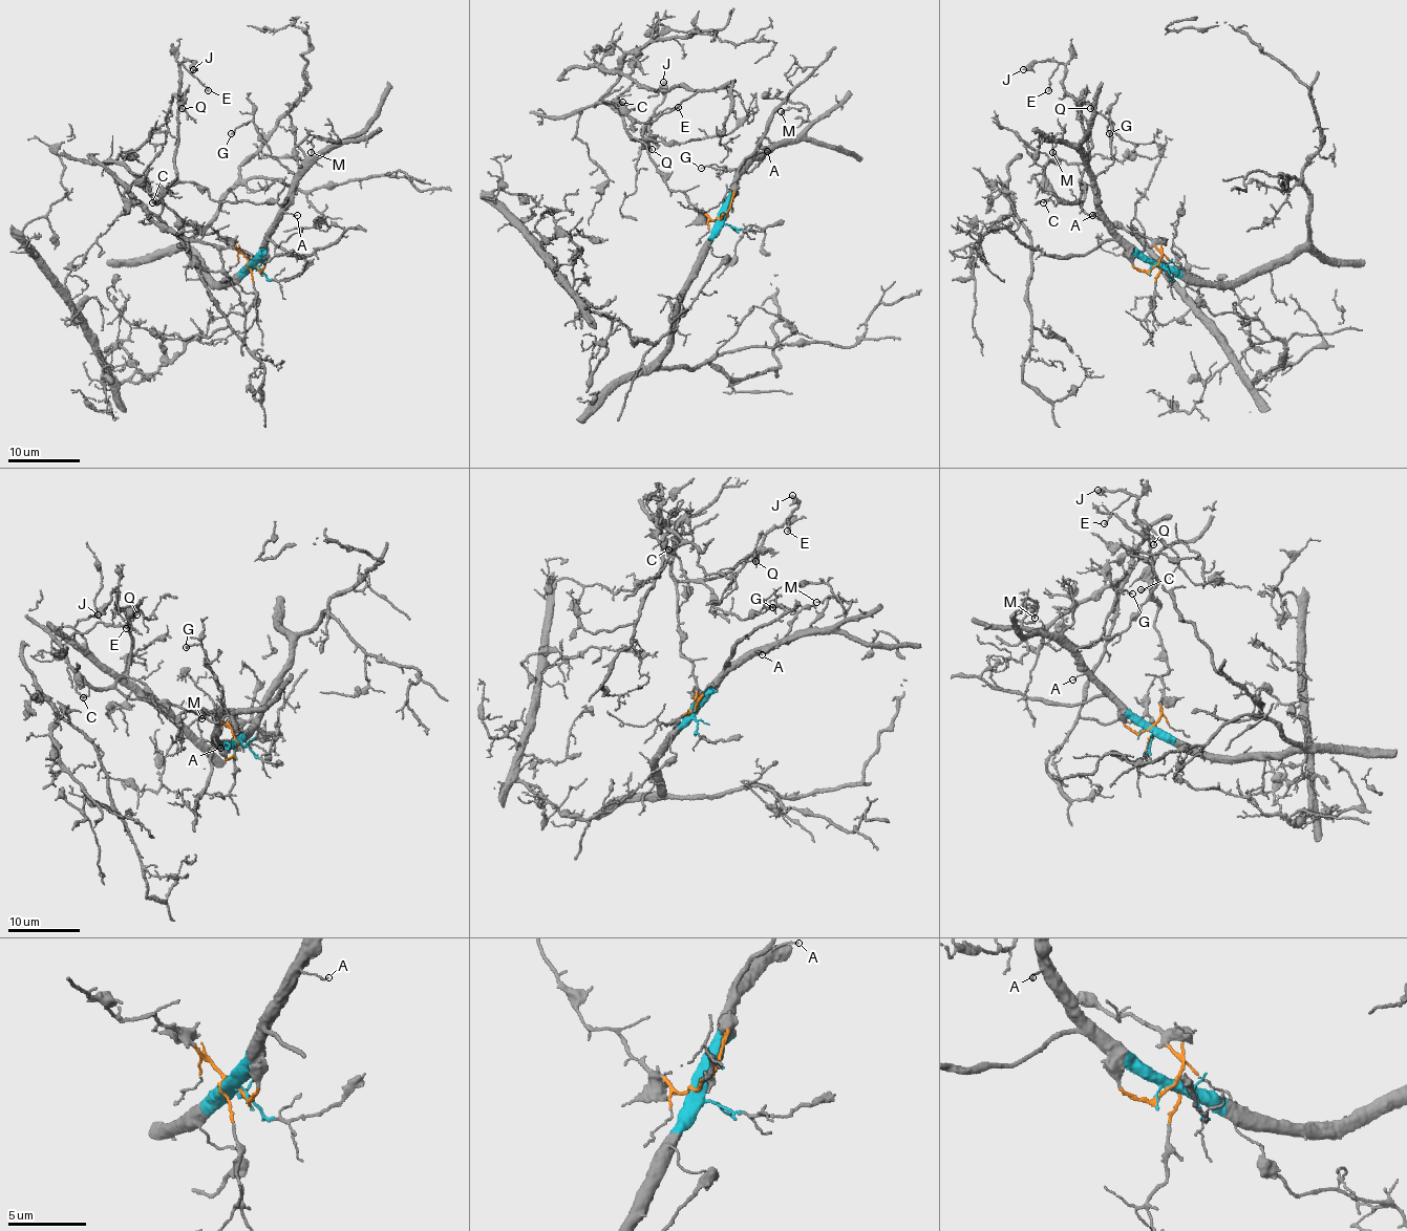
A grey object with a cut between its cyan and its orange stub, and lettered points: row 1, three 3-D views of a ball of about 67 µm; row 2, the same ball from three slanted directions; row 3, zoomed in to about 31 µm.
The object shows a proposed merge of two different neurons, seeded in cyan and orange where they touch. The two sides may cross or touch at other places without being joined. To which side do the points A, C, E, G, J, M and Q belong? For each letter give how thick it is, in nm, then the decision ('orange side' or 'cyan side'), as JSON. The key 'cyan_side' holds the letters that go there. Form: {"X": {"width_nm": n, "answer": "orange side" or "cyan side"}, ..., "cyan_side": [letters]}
{"A": {"width_nm": 80, "answer": "cyan side"}, "C": {"width_nm": 170, "answer": "orange side"}, "E": {"width_nm": 170, "answer": "orange side"}, "G": {"width_nm": 110, "answer": "cyan side"}, "J": {"width_nm": 320, "answer": "orange side"}, "M": {"width_nm": 80, "answer": "cyan side"}, "Q": {"width_nm": 150, "answer": "orange side"}, "cyan_side": ["A", "G", "M"]}

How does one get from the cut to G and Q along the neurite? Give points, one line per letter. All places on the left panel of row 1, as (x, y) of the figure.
G: (253, 264), (264, 236), (285, 208), (295, 177), (278, 163), (252, 122), (239, 125), (230, 134)
Q: (255, 264), (225, 238), (201, 234), (162, 201), (162, 191), (176, 177), (179, 104), (182, 109)

